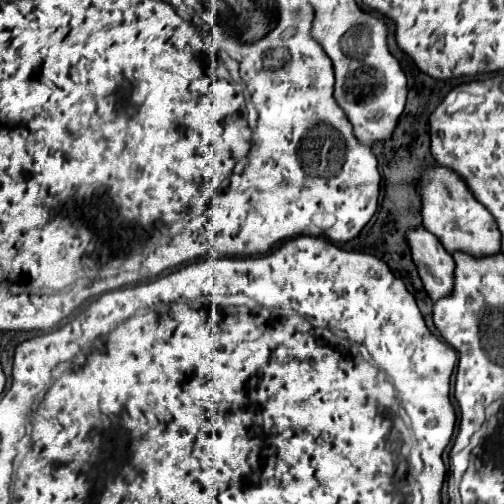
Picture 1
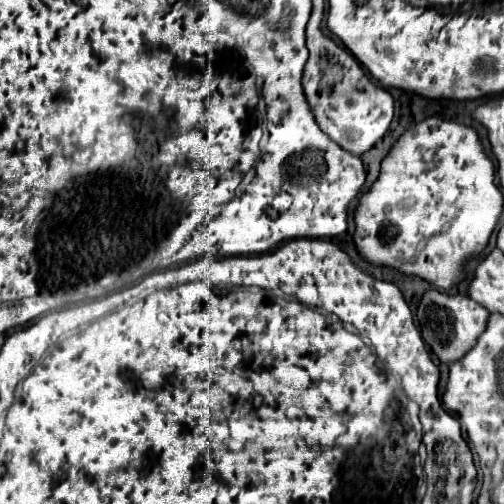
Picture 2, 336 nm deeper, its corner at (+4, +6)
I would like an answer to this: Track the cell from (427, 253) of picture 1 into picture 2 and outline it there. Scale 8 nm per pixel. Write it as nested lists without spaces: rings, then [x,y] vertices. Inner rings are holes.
[[[434,290],[424,294],[418,308],[422,338],[444,364],[460,360],[476,344],[476,340],[488,326],[488,316],[490,316],[488,310],[484,310],[480,304],[476,304],[468,296],[460,296],[460,294],[450,296],[450,294],[434,292]]]

